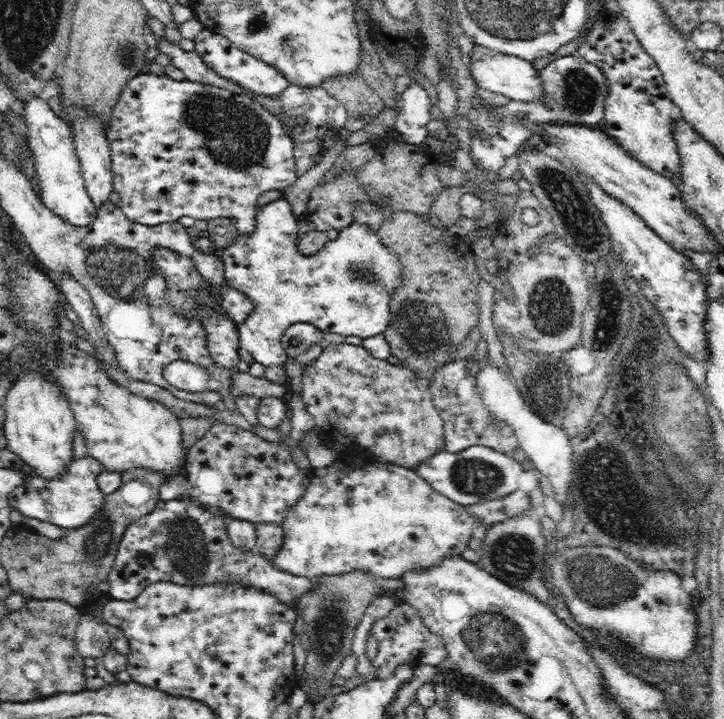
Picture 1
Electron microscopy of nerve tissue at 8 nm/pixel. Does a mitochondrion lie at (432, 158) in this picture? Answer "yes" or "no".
no

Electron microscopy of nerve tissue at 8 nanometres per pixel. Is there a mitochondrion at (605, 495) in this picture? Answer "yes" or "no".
yes

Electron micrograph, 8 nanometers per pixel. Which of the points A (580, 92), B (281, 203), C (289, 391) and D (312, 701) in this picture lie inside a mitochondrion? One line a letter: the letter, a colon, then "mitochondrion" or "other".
A: mitochondrion
B: other
C: other
D: other

